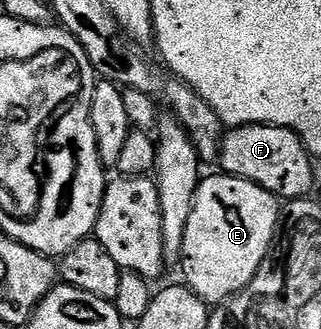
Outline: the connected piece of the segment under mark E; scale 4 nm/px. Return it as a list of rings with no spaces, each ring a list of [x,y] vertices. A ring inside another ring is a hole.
[[[217,173],[201,178],[186,221],[186,233],[180,250],[179,266],[184,267],[183,282],[209,305],[223,305],[238,294],[258,273],[262,261],[272,250],[282,222],[282,203],[279,198],[256,183],[234,175]]]

